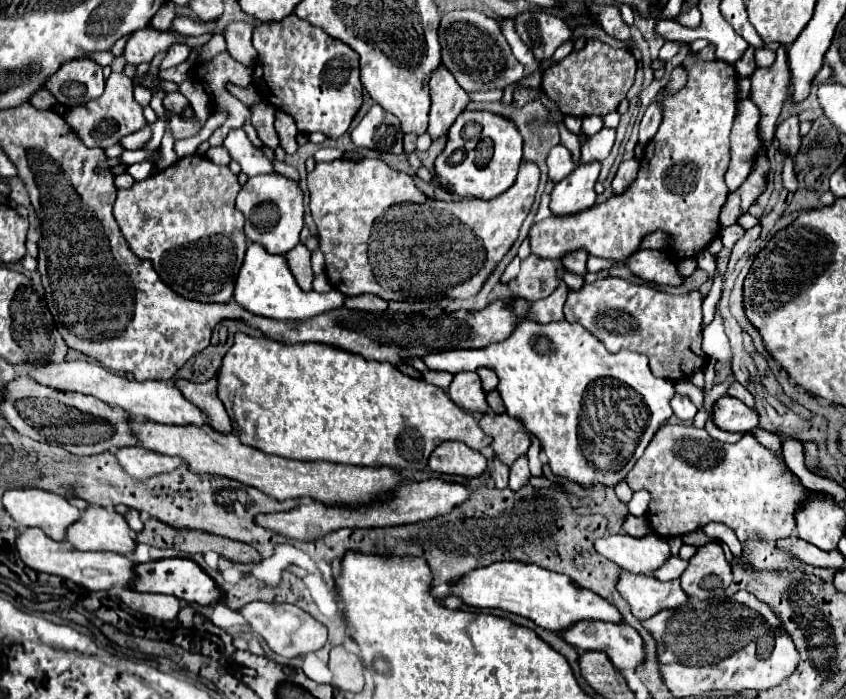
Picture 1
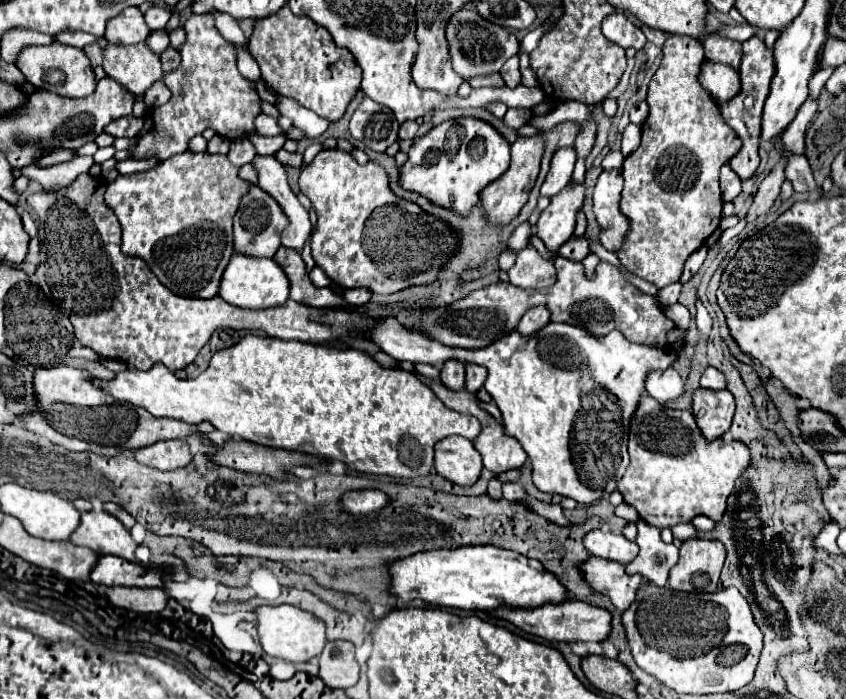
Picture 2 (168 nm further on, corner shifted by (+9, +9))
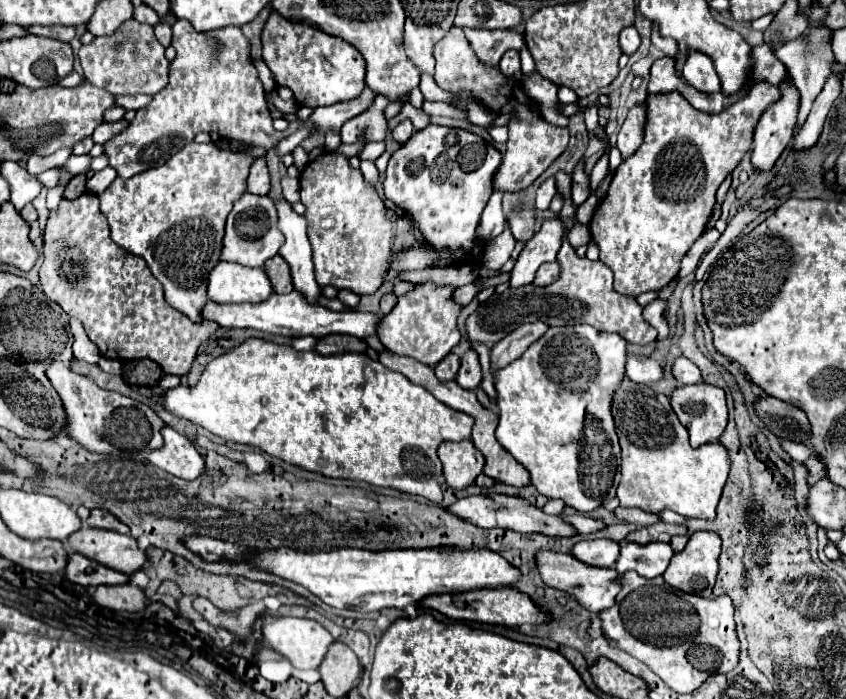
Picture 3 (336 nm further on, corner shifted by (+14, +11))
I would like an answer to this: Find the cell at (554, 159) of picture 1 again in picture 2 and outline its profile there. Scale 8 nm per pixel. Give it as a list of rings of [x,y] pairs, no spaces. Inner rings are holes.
[[[573,148],[555,150],[555,154],[551,158],[551,168],[549,168],[547,178],[541,186],[541,194],[551,198],[555,192],[559,192],[571,180],[573,164],[575,164],[575,150]]]

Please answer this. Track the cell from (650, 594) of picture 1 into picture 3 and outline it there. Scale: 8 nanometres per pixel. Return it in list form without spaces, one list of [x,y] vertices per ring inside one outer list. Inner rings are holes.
[[[538,550],[536,566],[538,566],[538,574],[546,586],[570,594],[582,608],[586,608],[590,612],[600,612],[614,604],[614,598],[618,594],[618,582],[616,582],[618,572],[612,568],[582,566],[582,562],[576,562],[574,556],[550,552],[550,550]]]

